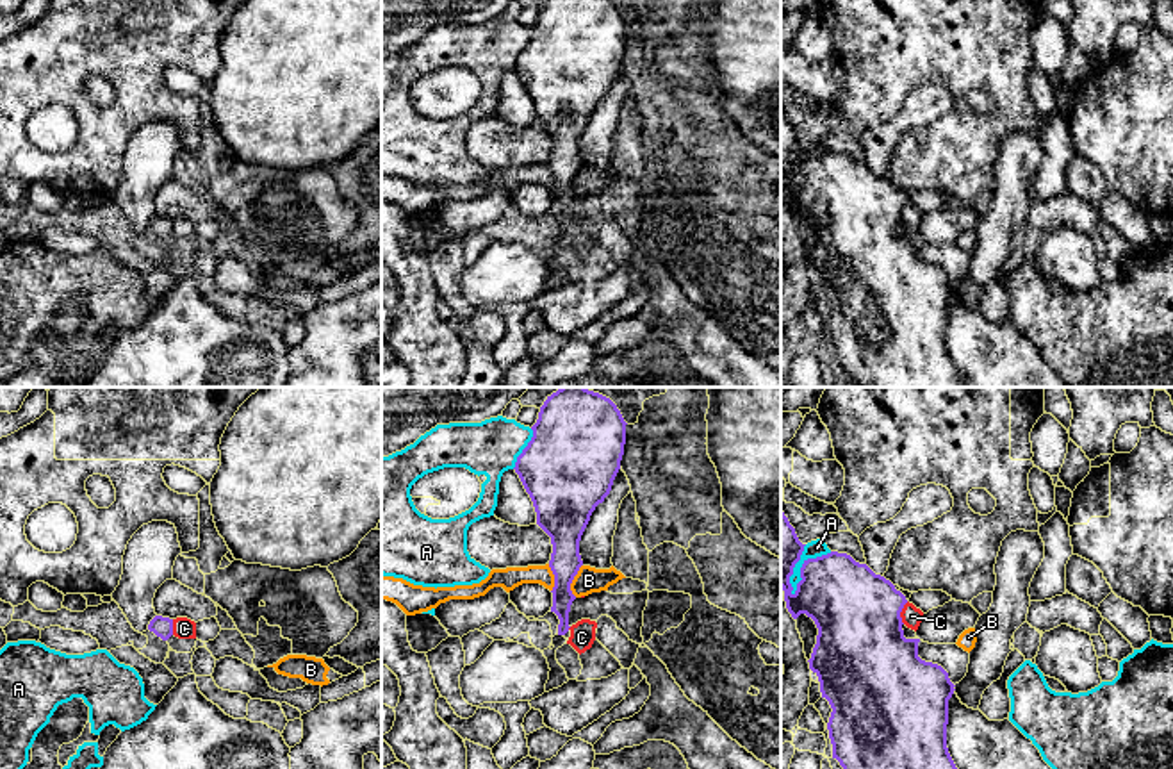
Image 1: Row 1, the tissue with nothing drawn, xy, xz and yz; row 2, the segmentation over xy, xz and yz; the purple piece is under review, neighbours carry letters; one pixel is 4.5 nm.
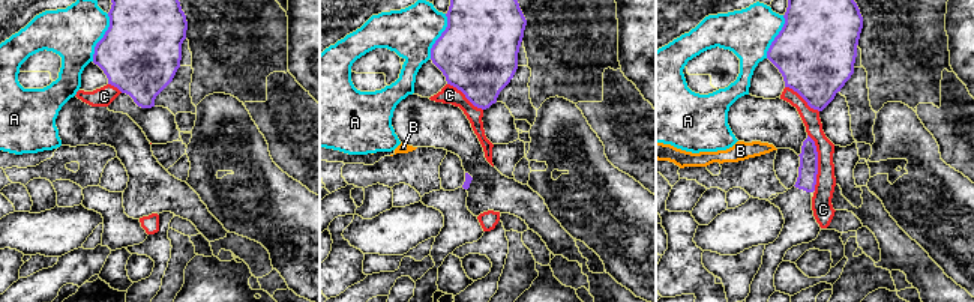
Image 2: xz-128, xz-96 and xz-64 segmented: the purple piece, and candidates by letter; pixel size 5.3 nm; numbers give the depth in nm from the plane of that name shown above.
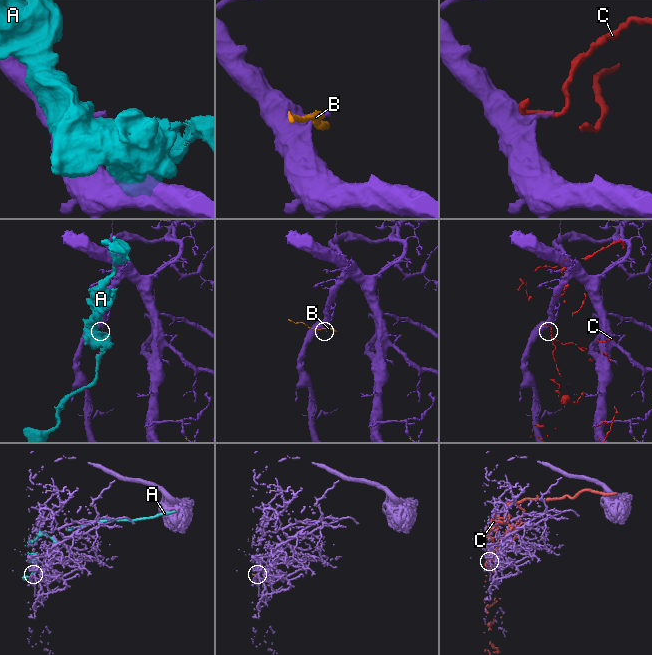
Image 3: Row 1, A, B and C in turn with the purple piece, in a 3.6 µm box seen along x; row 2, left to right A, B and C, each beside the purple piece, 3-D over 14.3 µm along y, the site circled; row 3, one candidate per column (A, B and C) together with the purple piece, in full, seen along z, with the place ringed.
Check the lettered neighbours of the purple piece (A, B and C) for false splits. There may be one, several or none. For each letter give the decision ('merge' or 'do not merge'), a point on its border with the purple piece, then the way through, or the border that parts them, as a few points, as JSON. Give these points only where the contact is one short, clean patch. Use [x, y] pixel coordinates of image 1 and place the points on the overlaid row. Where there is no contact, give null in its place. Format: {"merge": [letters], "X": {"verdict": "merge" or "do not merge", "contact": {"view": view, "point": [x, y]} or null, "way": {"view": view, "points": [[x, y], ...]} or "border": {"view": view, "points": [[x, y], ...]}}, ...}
{"merge": [], "A": {"verdict": "do not merge", "contact": {"view": "xz", "point": [524, 448]}}, "B": {"verdict": "do not merge", "contact": {"view": "xz", "point": [573, 578]}, "border": {"view": "xz", "points": [[582, 564], [571, 584], [574, 596]]}}, "C": {"verdict": "do not merge", "contact": {"view": "yz", "point": [901, 611]}}}

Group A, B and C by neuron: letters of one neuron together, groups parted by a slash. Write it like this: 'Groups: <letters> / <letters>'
Groups: A / B / C

